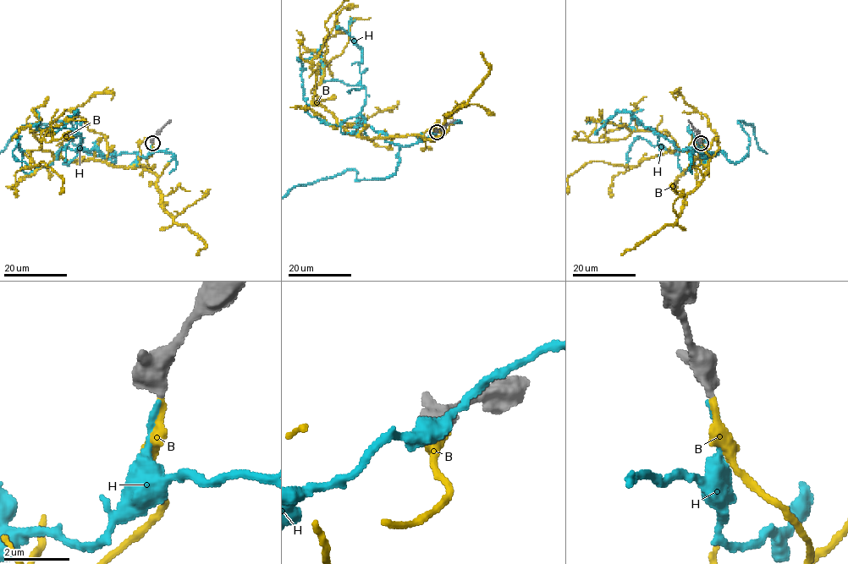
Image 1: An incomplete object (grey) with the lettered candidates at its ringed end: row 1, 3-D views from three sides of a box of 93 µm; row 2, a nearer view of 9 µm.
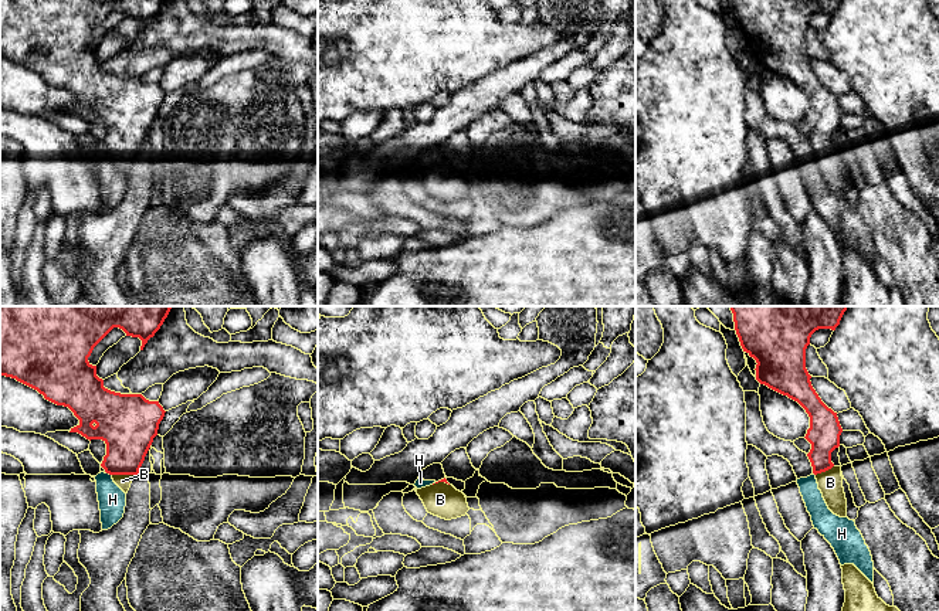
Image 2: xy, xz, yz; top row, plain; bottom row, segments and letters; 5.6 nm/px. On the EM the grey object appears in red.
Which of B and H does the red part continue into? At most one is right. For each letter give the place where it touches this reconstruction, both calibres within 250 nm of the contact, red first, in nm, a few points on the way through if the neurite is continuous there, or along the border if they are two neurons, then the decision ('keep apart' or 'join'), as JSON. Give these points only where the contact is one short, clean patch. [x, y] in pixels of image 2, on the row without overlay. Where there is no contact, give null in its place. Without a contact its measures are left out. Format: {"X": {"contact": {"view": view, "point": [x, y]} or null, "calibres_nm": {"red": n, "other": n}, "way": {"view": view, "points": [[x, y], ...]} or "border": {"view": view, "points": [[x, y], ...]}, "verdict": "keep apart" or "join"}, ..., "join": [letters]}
{"B": {"contact": {"view": "xy", "point": [124, 156]}, "calibres_nm": {"red": 300, "other": 80}, "way": {"view": "xy", "points": [[128, 112], [124, 156], [122, 163]]}, "verdict": "join"}, "H": {"contact": {"view": "xy", "point": [109, 156]}, "calibres_nm": {"red": 280, "other": 160}, "border": {"view": "xy", "points": [[107, 155], [111, 158]]}, "verdict": "keep apart"}, "join": ["B"]}

